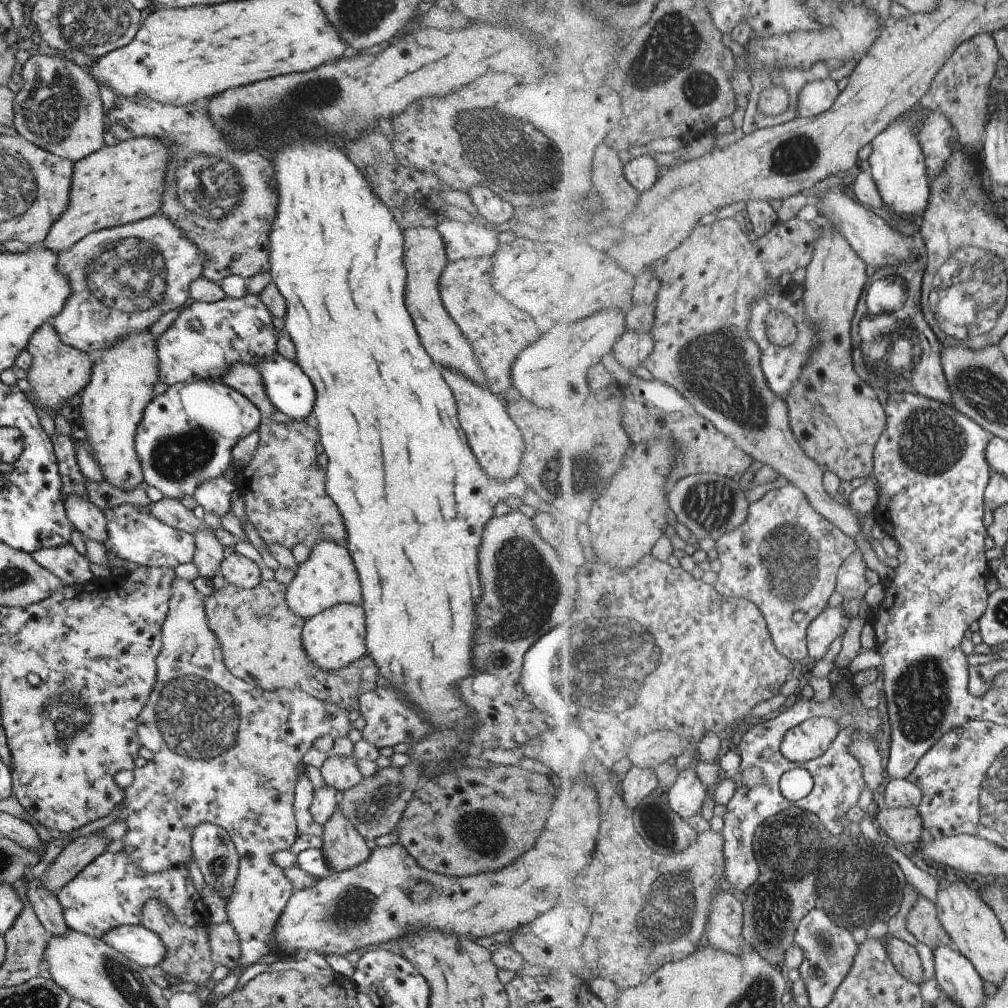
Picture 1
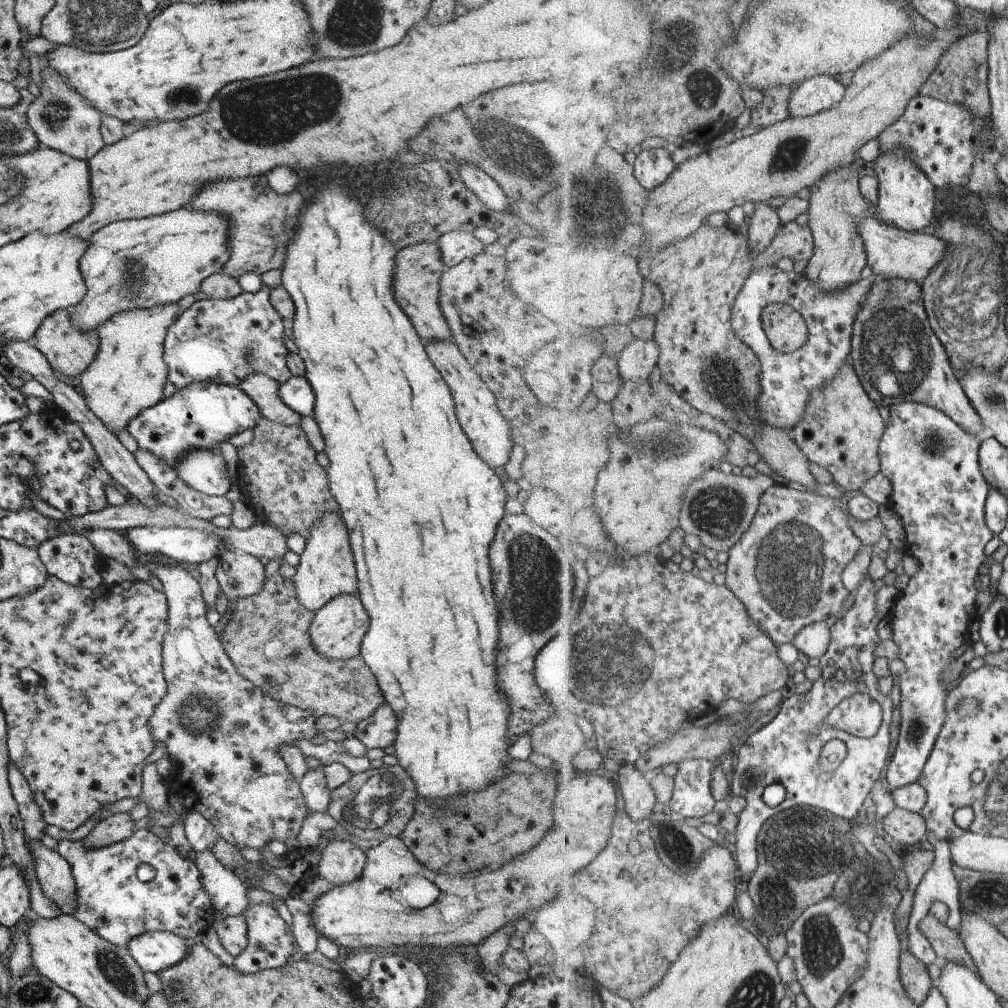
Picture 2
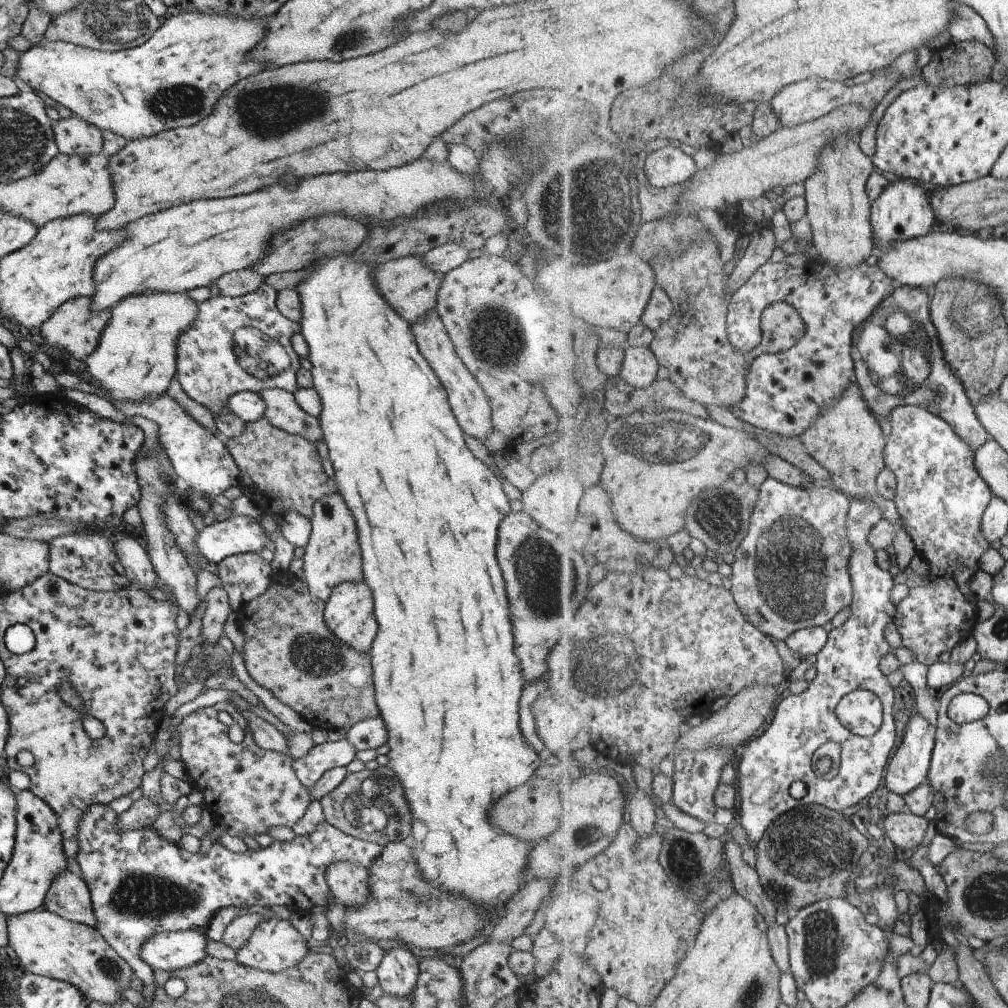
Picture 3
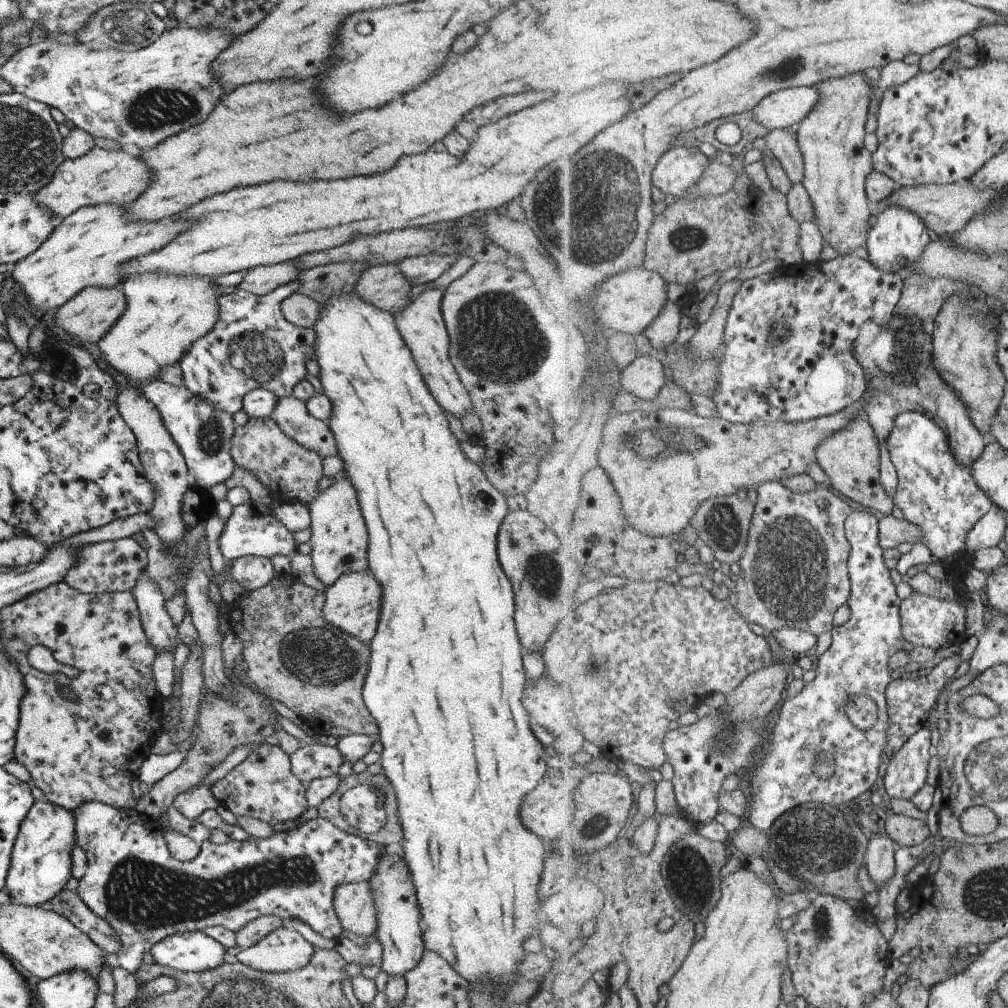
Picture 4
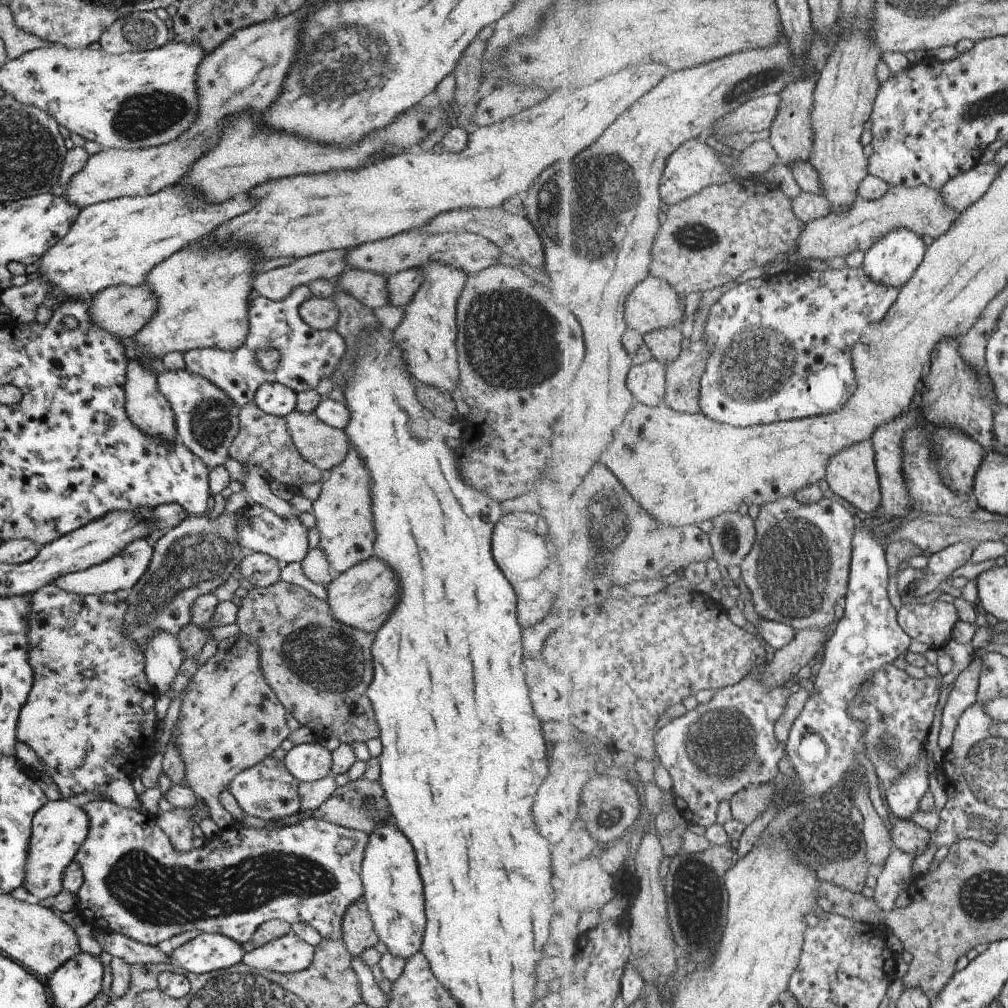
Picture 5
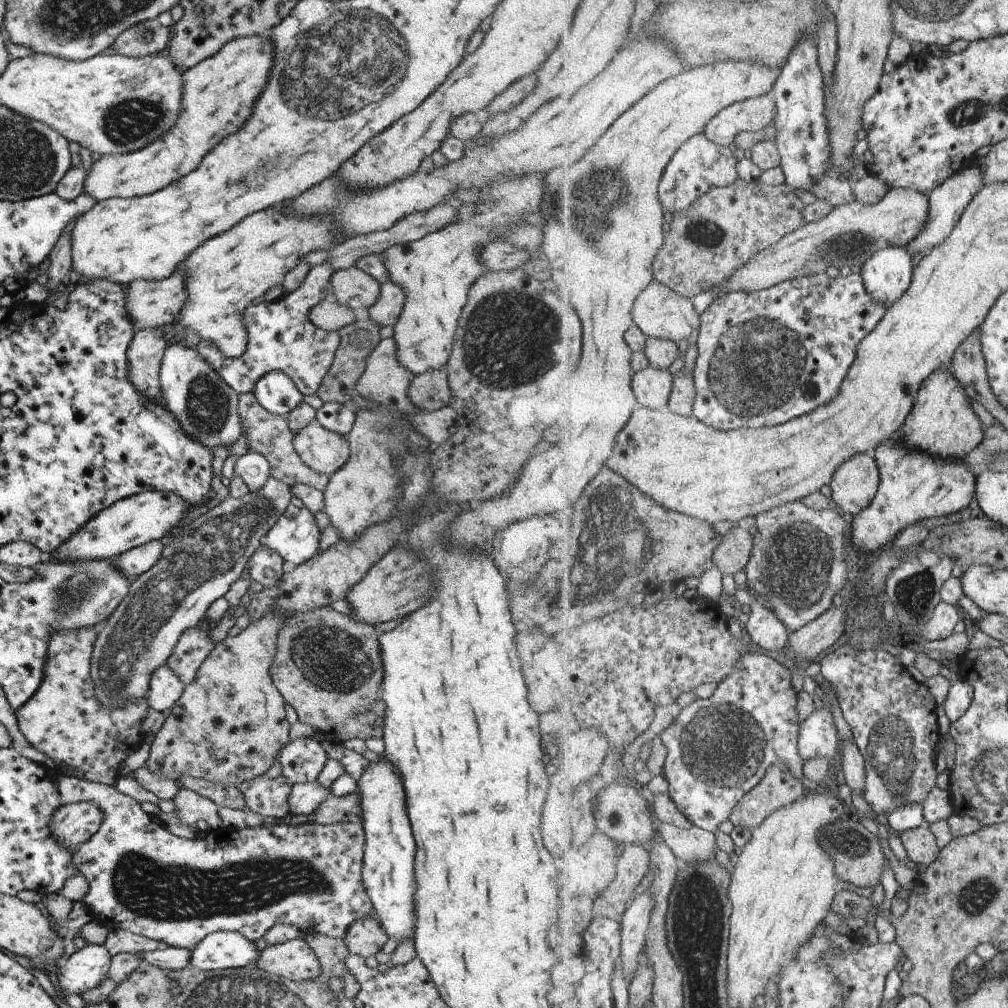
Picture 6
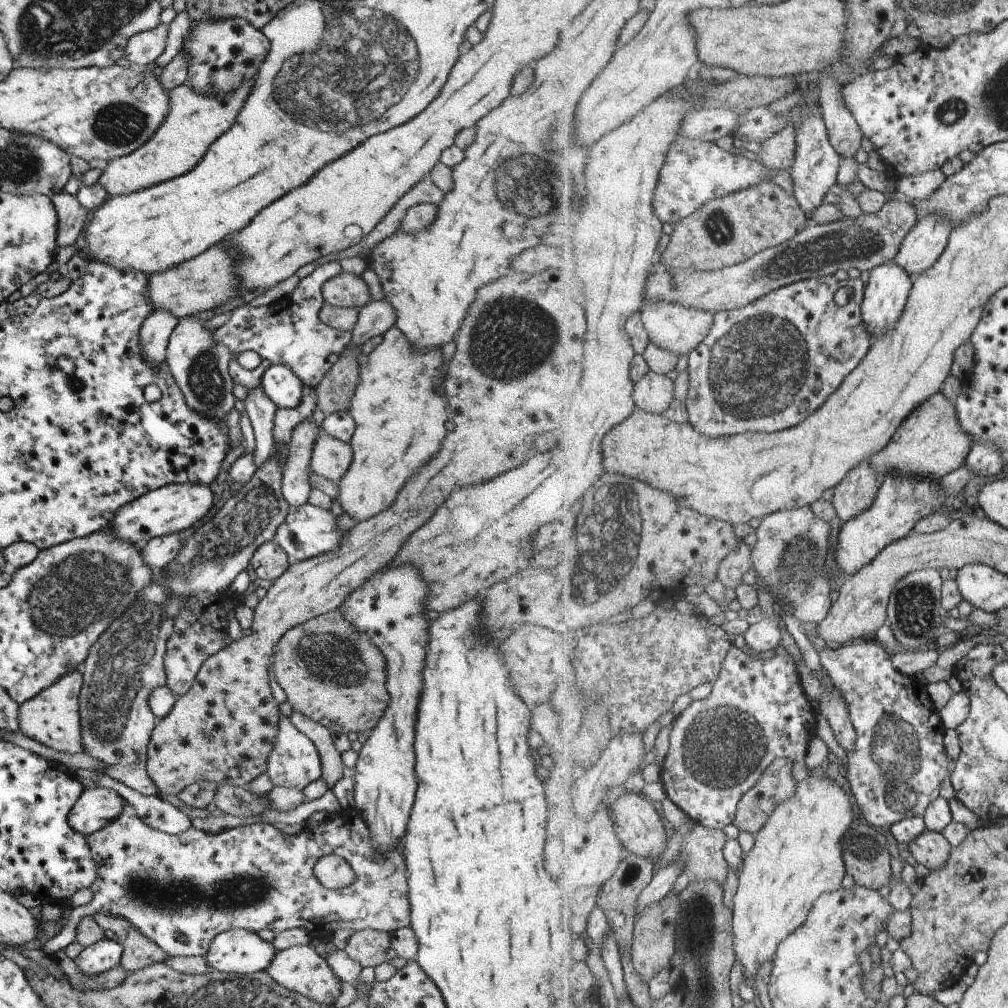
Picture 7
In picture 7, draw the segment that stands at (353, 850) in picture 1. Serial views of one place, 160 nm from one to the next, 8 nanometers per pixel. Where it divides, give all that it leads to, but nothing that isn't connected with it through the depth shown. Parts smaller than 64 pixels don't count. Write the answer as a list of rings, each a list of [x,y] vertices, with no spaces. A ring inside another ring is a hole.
[[[373,929],[355,931],[346,942],[345,954],[361,968],[365,966],[374,968],[377,964],[386,962],[385,954],[390,948],[390,937],[388,933]]]

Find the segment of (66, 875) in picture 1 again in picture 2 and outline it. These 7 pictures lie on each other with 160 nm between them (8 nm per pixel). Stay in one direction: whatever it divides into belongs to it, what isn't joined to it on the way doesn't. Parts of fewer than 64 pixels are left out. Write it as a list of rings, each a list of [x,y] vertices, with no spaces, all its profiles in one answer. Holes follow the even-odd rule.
[[[127,811],[111,814],[95,823],[87,836],[81,840],[82,845],[88,849],[96,849],[129,838],[133,824],[134,821]]]

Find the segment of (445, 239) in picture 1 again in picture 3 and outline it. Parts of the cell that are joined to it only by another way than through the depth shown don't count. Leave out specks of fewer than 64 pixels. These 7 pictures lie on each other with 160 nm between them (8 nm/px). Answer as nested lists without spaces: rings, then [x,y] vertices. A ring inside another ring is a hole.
[[[449,242],[428,250],[420,259],[423,266],[426,266],[431,272],[437,276],[443,276],[467,259],[467,253],[468,251],[461,244]]]

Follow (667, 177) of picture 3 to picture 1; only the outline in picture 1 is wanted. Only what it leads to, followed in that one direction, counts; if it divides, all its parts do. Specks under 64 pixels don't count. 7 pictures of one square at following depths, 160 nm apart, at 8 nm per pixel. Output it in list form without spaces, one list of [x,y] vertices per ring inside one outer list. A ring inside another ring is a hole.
[[[639,152],[636,158],[632,158],[623,169],[625,179],[633,188],[643,194],[646,190],[653,188],[654,184],[660,179],[659,161],[655,160],[649,152]]]

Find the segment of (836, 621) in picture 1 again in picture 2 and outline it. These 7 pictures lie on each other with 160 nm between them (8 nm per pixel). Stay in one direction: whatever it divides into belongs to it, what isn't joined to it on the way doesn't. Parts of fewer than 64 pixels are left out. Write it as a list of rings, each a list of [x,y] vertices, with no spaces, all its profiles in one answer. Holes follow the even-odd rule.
[[[825,621],[813,623],[800,630],[792,644],[808,657],[814,656],[819,659],[829,646],[832,637],[830,628]]]

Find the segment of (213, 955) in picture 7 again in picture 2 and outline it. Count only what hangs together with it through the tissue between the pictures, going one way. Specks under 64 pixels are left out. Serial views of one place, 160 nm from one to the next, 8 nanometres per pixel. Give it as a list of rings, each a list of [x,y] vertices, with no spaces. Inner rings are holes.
[[[145,931],[129,939],[126,949],[143,972],[156,974],[185,958],[189,943],[186,938],[166,931]]]

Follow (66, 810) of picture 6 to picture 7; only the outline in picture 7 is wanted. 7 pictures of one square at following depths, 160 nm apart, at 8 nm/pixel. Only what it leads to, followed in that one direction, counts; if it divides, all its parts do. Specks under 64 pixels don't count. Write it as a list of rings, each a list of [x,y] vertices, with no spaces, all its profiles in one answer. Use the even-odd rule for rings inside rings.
[[[105,787],[83,789],[67,815],[67,824],[76,833],[90,835],[116,819],[124,800]]]

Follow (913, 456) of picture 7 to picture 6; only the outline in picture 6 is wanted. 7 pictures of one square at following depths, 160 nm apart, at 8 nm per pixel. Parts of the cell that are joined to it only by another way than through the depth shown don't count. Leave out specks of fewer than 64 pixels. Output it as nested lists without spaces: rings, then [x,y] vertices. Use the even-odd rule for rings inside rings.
[[[941,369],[933,373],[925,379],[913,407],[913,415],[908,417],[900,430],[902,441],[910,449],[924,450],[937,457],[965,458],[981,446],[986,430],[969,402],[964,386],[951,370]]]

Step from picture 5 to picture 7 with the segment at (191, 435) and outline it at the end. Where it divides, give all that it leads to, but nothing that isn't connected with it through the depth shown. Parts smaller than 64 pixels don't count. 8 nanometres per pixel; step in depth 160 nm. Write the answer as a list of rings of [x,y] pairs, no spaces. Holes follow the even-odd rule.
[[[193,315],[184,316],[177,321],[167,341],[164,363],[191,410],[202,414],[202,417],[223,421],[235,404],[235,397],[232,395],[233,382],[228,373],[228,362],[235,356],[232,356],[225,345],[212,339],[213,331],[205,329],[203,323],[202,319]]]

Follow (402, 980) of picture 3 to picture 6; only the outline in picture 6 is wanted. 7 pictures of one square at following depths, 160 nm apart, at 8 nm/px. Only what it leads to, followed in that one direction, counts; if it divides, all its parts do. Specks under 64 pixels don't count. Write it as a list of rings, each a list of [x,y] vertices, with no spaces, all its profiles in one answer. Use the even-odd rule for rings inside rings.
[[[383,754],[376,762],[367,762],[361,776],[356,780],[358,803],[361,809],[364,847],[361,876],[375,920],[385,934],[399,941],[411,940],[414,929],[413,906],[413,836],[405,814],[405,796],[401,788],[401,778],[387,762]]]

